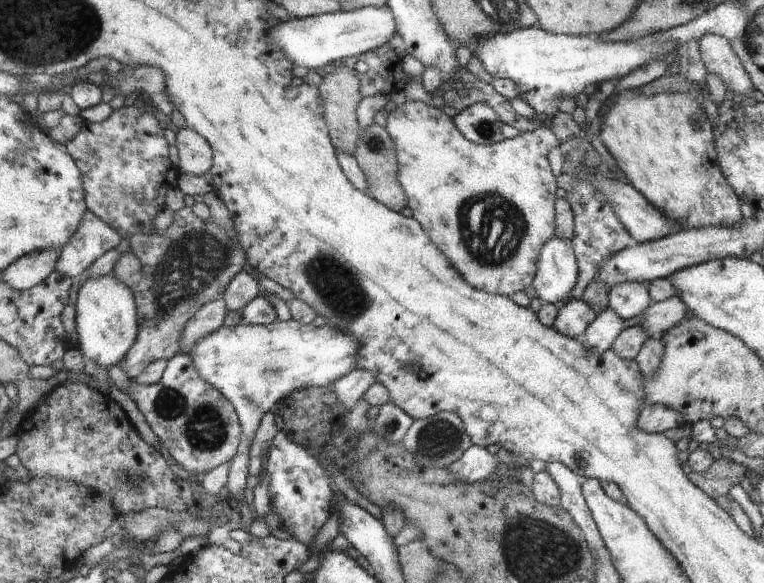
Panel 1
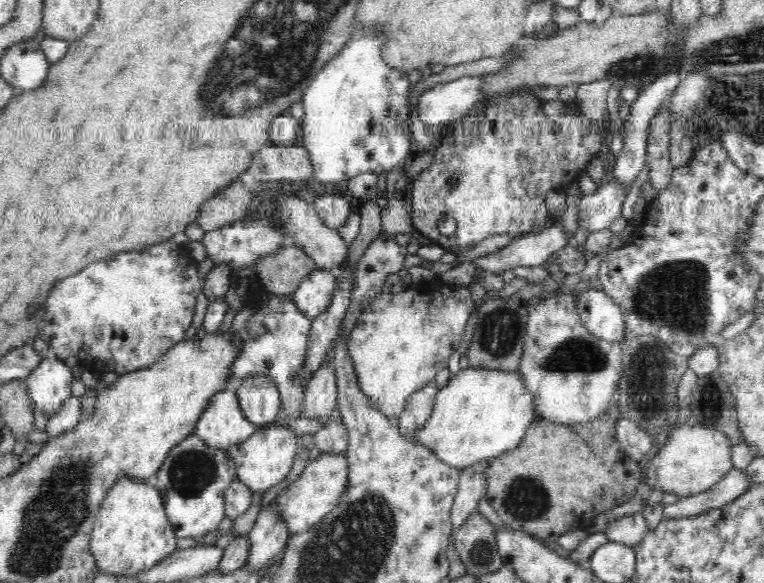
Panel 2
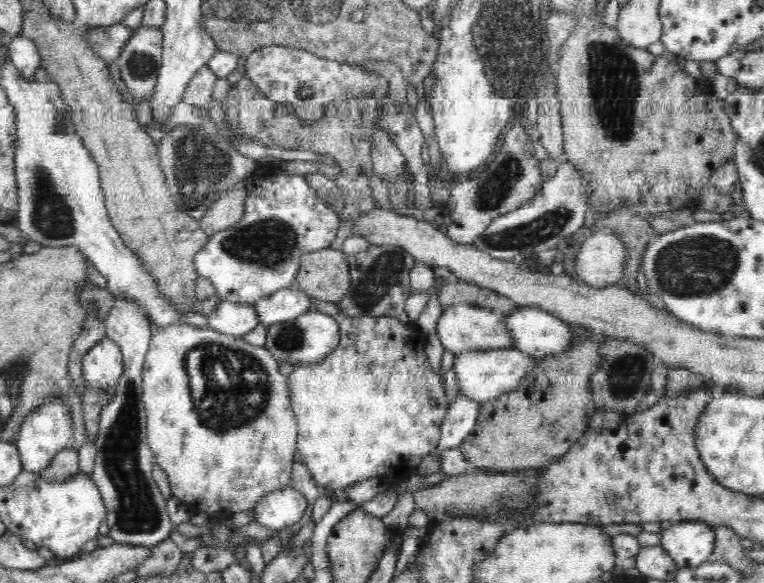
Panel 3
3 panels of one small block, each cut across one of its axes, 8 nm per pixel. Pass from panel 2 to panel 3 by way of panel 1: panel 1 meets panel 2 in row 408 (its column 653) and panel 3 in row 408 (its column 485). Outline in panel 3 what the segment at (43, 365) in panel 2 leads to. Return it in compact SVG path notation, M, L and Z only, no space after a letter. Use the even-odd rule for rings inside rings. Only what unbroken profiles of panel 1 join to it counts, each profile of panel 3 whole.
M58 398L53 403L37 408L30 412L23 420L20 433L16 441L19 456L23 465L23 471L31 474L39 474L44 471L57 456L58 452L70 448L73 437L72 418L70 417L69 406L64 403L64 398Z

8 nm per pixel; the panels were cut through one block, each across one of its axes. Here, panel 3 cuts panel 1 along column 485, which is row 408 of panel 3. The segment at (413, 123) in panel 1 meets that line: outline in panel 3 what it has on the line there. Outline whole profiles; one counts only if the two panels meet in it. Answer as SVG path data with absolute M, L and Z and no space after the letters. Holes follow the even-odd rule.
M185 322L166 325L158 329L158 332L154 332L150 339L143 364L142 382L143 401L147 414L147 444L154 454L155 464L160 465L160 468L168 475L172 497L176 497L184 505L188 504L192 512L196 510L198 513L212 514L218 520L222 520L235 513L252 511L254 506L270 492L290 486L292 467L295 463L298 425L290 406L287 377L280 372L278 361L265 346L253 345L242 338L223 335L208 326L196 327Z

